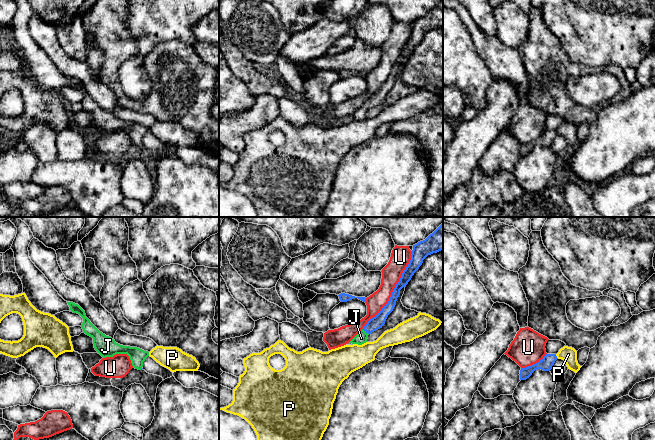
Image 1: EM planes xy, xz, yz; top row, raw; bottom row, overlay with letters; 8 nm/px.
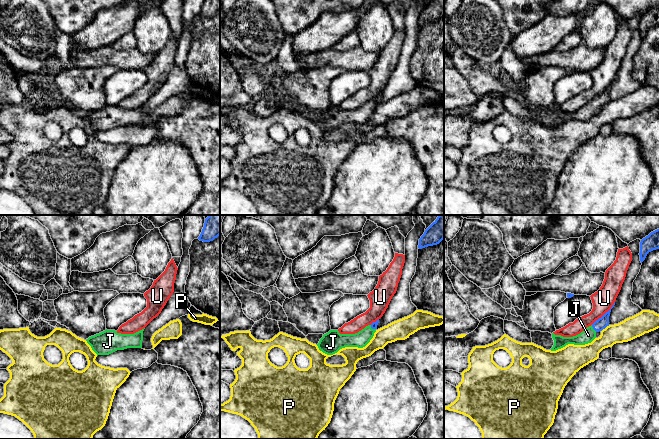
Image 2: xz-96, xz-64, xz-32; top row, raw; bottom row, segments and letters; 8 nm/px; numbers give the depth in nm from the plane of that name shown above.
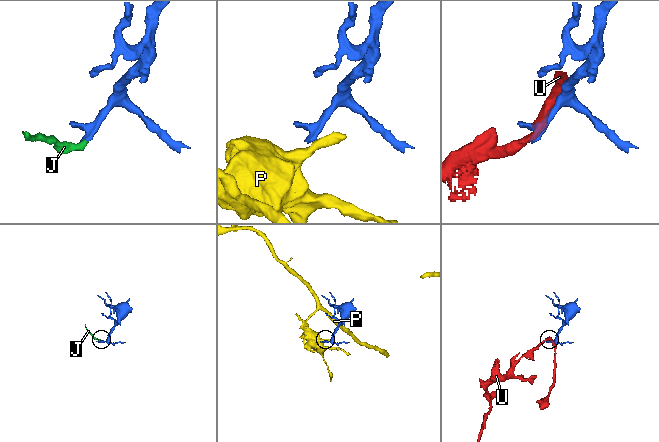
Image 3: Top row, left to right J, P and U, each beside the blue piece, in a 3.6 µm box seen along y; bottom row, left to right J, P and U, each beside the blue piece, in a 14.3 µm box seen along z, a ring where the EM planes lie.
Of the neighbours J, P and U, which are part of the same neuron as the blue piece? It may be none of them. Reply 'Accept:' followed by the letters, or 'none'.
Accept: J

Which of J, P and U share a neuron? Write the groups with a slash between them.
J / P / U

